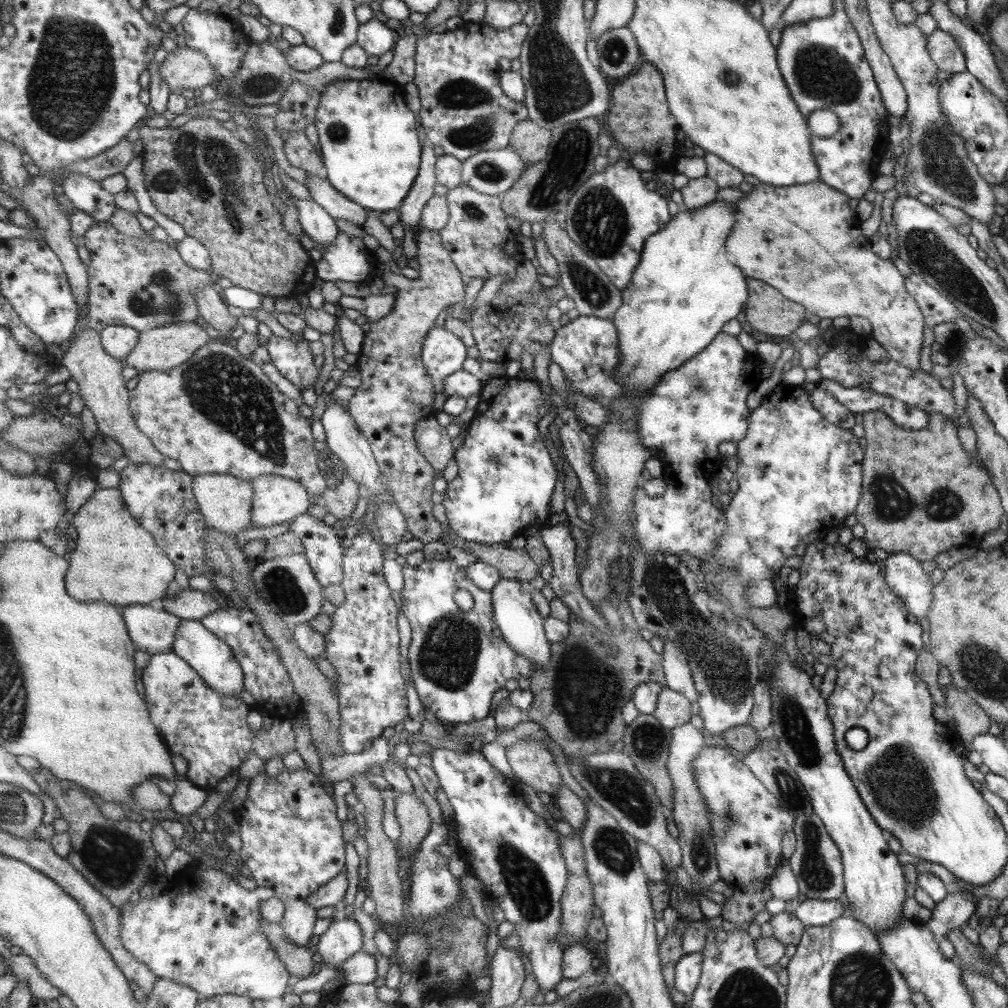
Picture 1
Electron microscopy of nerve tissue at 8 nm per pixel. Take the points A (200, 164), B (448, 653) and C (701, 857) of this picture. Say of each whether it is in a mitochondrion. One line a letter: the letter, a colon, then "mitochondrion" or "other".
A: mitochondrion
B: mitochondrion
C: mitochondrion

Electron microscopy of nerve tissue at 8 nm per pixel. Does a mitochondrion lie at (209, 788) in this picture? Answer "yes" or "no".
no

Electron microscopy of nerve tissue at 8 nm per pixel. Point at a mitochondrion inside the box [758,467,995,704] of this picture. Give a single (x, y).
(892, 502)

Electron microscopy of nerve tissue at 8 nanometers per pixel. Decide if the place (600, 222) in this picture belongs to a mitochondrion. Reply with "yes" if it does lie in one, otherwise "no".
yes

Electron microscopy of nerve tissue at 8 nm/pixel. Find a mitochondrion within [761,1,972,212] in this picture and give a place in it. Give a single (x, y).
(820, 74)

